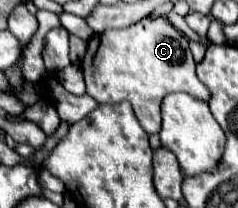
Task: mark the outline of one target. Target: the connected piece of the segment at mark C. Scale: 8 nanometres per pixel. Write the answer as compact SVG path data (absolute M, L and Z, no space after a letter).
M142 18L122 28L92 34L82 60L86 92L100 104L118 104L128 100L148 134L160 132L161 104L170 92L186 92L208 102L210 92L196 76L196 62L188 48L188 38L178 32L166 18Z

